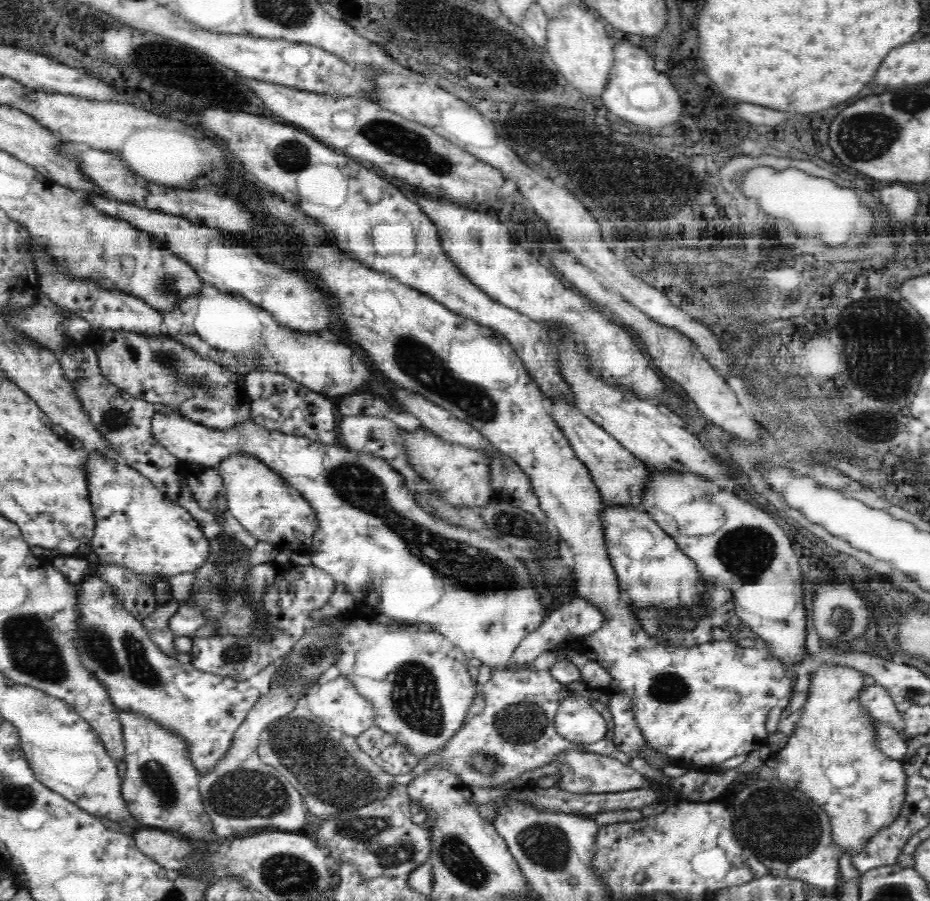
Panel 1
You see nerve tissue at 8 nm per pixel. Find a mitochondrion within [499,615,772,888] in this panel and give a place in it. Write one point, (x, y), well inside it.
(548, 847)

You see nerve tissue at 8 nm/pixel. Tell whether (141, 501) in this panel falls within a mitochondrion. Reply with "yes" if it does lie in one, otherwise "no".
no

